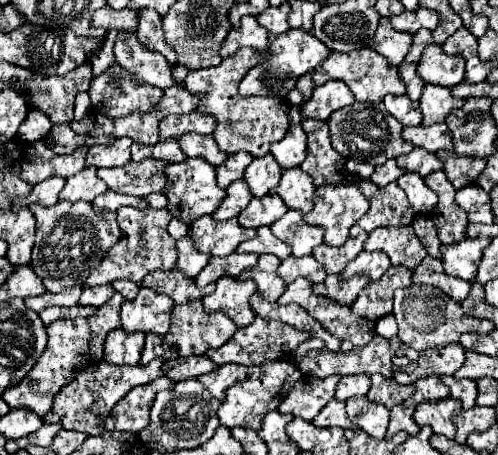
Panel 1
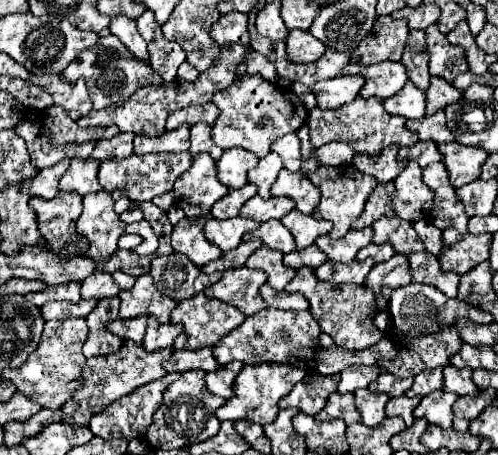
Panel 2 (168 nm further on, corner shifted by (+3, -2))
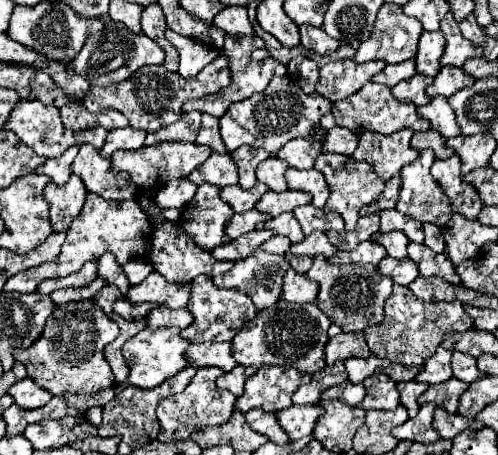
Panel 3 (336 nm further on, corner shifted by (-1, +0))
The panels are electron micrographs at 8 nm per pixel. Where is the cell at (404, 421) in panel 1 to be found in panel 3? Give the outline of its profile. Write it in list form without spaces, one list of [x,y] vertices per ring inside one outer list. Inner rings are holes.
[[[409,380],[409,382],[399,382],[397,384],[399,392],[401,392],[401,404],[407,408],[409,412],[409,418],[413,418],[419,410],[419,404],[417,404],[417,396],[423,394],[427,390],[427,384],[421,384],[421,382],[415,382],[415,380]]]

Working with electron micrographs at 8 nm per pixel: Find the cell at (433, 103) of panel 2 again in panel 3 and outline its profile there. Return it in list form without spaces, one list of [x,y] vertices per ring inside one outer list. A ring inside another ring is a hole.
[[[443,66],[439,70],[439,74],[435,76],[433,84],[427,86],[427,94],[429,96],[453,96],[459,88],[465,88],[465,86],[471,86],[475,82],[475,78],[467,76],[463,72],[463,68],[451,68],[451,66]]]

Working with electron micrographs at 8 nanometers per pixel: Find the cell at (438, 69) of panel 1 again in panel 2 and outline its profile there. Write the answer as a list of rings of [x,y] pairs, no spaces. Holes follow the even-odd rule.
[[[429,26],[427,34],[427,52],[429,52],[429,74],[439,76],[447,82],[453,82],[457,74],[467,72],[467,58],[461,46],[451,46],[445,34],[439,34],[437,26]]]

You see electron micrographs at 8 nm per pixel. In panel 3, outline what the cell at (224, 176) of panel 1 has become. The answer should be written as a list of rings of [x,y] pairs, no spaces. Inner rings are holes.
[[[241,146],[237,148],[233,154],[233,160],[239,168],[239,186],[243,188],[253,188],[257,178],[255,178],[255,170],[257,166],[267,160],[271,154],[261,150],[261,148],[251,148],[251,146]]]

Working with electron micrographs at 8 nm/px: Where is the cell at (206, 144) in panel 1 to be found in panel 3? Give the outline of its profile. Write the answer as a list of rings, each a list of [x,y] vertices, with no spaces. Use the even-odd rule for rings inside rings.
[[[203,114],[201,130],[197,134],[197,144],[207,144],[219,154],[227,152],[223,140],[221,140],[221,134],[219,134],[219,118],[215,118],[211,114]]]

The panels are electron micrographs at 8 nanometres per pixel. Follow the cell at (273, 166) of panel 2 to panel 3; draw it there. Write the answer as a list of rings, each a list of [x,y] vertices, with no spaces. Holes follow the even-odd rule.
[[[269,158],[263,164],[259,164],[259,168],[257,168],[257,180],[263,182],[263,184],[267,184],[269,190],[285,192],[287,190],[285,170],[287,170],[287,164],[283,164],[277,158]]]

